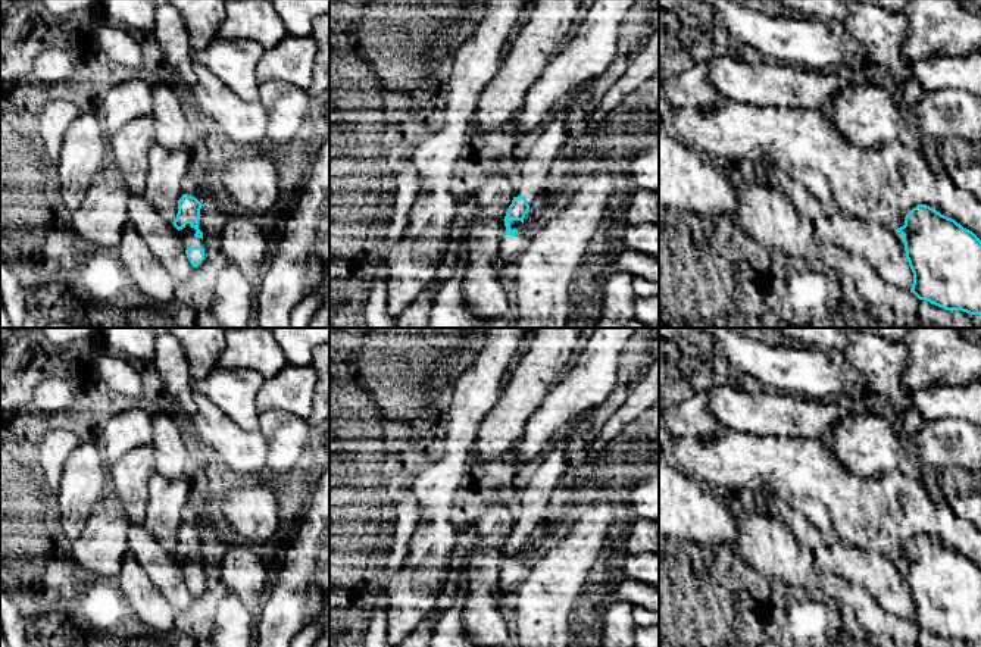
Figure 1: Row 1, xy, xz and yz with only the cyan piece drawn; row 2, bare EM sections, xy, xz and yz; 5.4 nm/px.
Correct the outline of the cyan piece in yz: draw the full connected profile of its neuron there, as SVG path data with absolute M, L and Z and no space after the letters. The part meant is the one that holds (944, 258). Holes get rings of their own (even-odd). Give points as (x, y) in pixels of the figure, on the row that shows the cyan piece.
M918 204L905 218L905 225L894 229L903 235L906 259L913 272L910 293L919 300L946 310L962 310L969 315L981 315L981 240L955 219L947 218L927 204Z

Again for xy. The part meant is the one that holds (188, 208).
M182 194L182 197L178 200L178 213L172 222L174 226L179 231L185 228L187 224L190 224L191 228L196 229L194 237L203 240L203 232L199 229L199 221L201 216L200 209L201 203L196 197Z

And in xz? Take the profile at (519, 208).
M518 196L513 197L512 204L509 206L506 216L504 216L504 226L506 226L506 235L518 235L516 228L510 228L512 221L521 221L524 224L525 215L529 212L529 204L527 197Z

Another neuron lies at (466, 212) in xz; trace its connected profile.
M465 199L457 204L450 246L440 263L440 272L444 276L449 276L453 272L460 250L468 246L469 225L477 219L477 212L478 206L472 204L469 199Z

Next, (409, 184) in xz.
M406 174L399 178L399 191L394 201L393 216L390 218L385 237L379 243L381 247L388 249L402 237L413 206L415 193L421 190L419 179L421 178L416 174Z

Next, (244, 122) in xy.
M193 63L197 79L187 94L197 103L200 112L222 126L237 144L252 150L266 146L268 115L260 101L246 101L231 91L212 71Z

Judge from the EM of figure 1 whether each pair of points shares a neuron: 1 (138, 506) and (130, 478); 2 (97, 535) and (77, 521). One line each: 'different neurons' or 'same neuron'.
1: same neuron
2: different neurons

